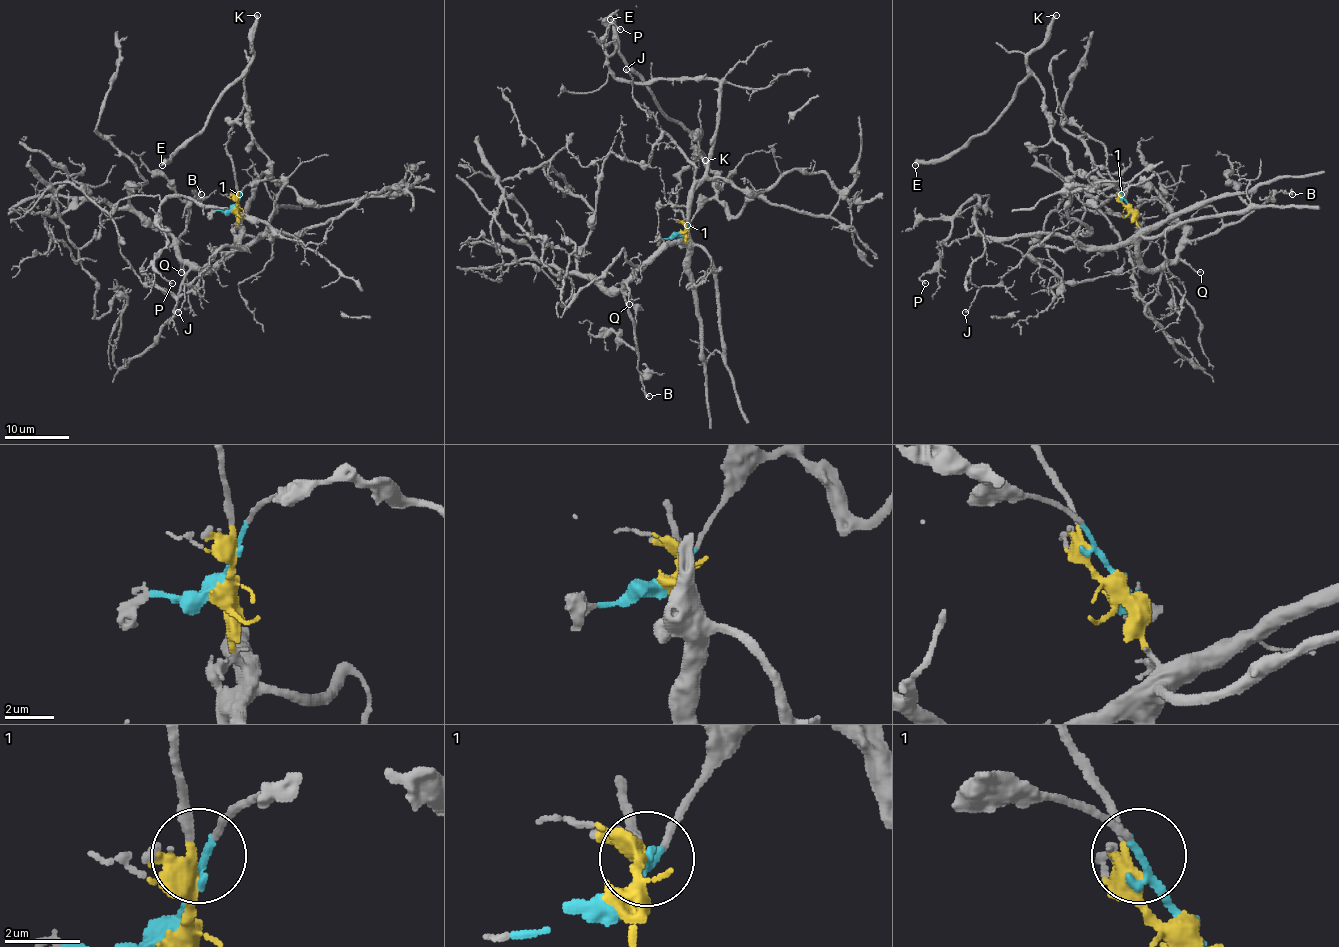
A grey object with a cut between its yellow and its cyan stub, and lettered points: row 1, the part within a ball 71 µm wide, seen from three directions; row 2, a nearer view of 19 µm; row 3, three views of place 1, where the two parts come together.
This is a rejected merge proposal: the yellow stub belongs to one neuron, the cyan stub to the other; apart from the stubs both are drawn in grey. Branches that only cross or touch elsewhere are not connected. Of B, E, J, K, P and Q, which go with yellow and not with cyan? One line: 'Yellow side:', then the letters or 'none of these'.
Yellow side: B, J, P, Q

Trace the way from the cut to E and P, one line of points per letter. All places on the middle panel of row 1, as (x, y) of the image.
E: (682, 234), (716, 193), (718, 175), (625, 60), (619, 51), (616, 25), (609, 18)
P: (682, 234), (688, 243), (719, 83), (617, 78), (603, 36), (621, 30)

